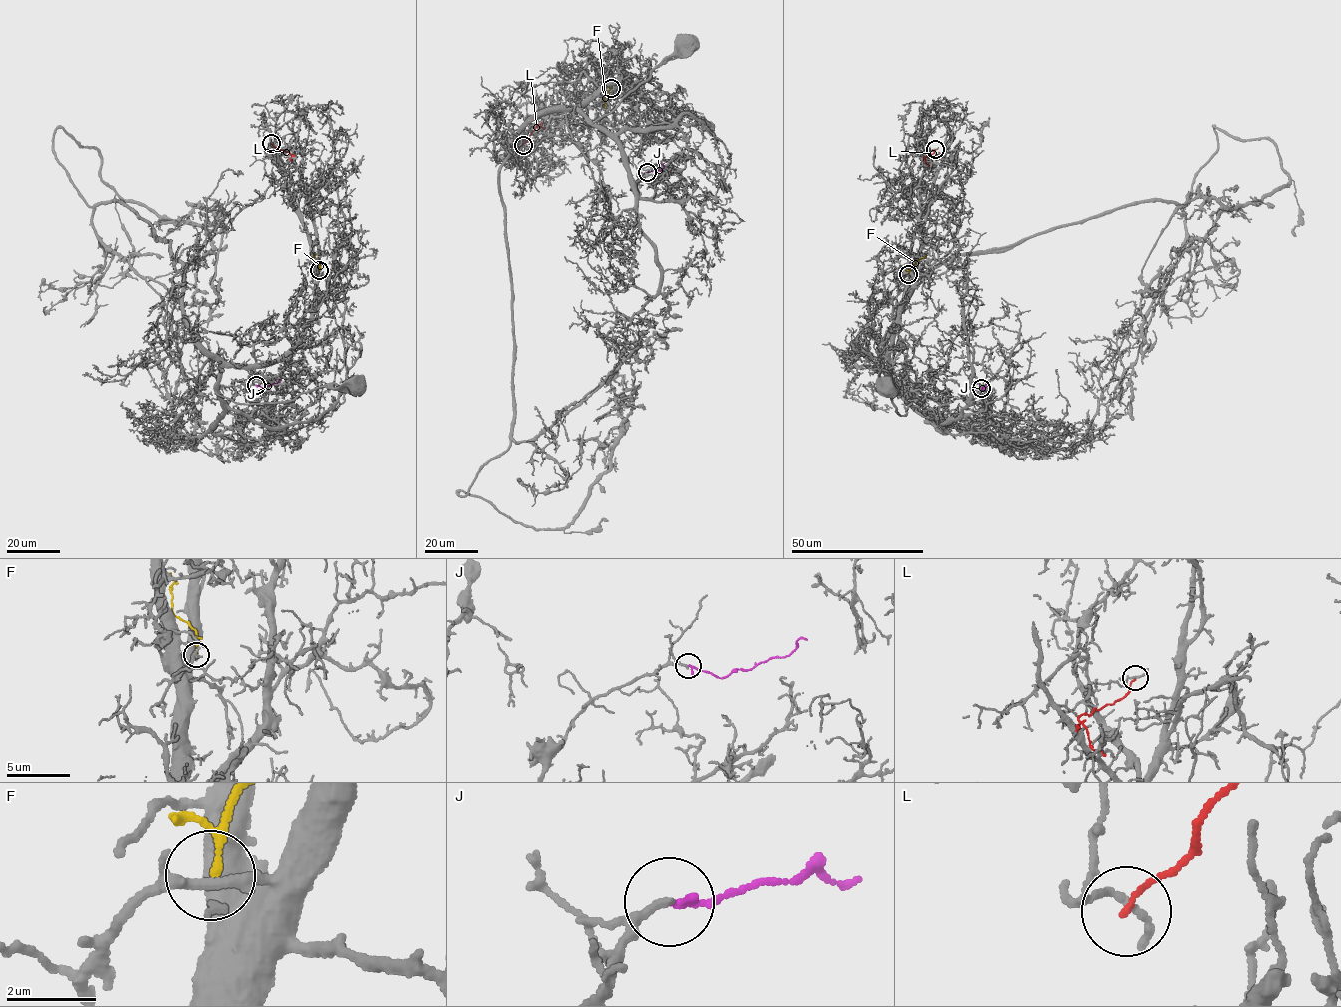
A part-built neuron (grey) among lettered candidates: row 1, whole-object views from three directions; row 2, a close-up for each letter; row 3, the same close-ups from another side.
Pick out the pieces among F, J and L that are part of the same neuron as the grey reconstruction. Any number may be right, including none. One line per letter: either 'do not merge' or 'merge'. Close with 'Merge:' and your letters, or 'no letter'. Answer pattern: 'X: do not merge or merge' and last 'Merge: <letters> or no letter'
F: do not merge
J: merge
L: do not merge
Merge: J

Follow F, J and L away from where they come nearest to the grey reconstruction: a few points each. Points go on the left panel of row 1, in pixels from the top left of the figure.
F: (319, 270), (314, 253)
J: (256, 385), (269, 386), (281, 380)
L: (271, 144), (289, 152), (291, 161)

